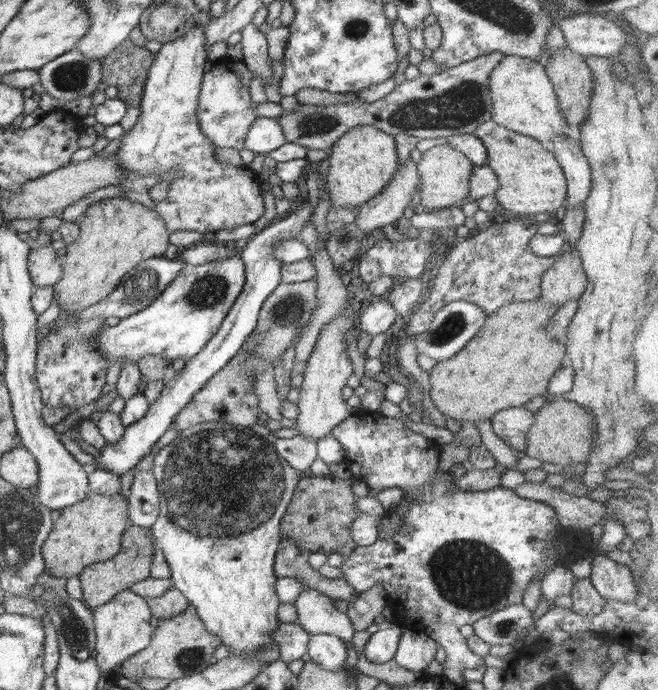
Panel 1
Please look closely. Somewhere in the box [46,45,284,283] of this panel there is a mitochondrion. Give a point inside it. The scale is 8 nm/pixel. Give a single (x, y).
(72, 76)

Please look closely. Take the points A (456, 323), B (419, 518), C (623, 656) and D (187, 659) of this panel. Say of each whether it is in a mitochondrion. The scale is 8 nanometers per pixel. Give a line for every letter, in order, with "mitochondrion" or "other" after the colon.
A: mitochondrion
B: other
C: other
D: mitochondrion

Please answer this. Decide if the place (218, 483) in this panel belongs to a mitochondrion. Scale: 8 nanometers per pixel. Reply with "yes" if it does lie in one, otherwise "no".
yes

